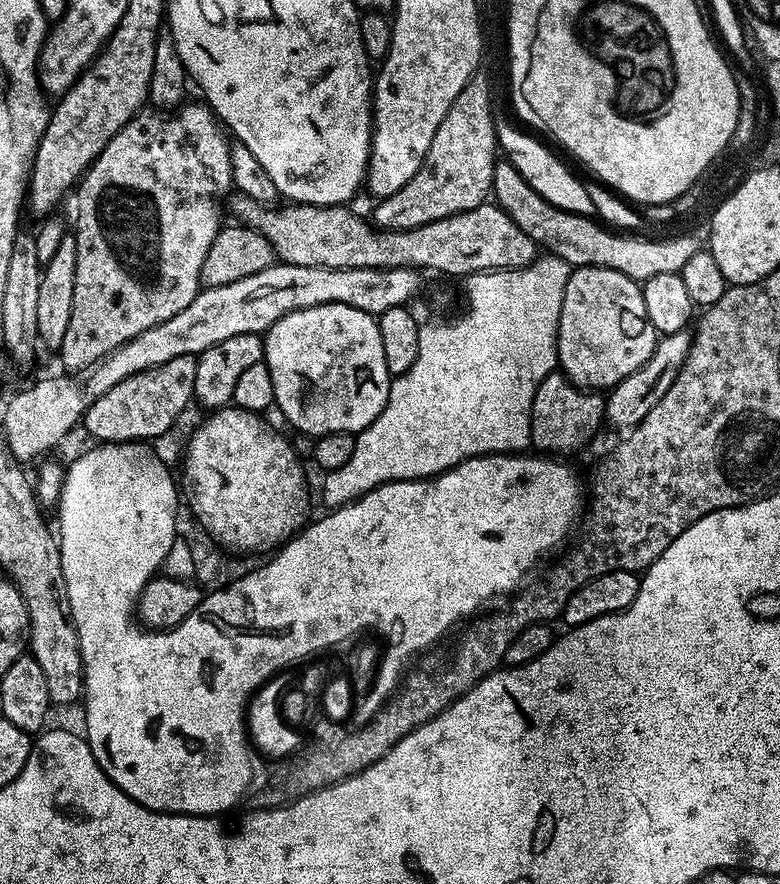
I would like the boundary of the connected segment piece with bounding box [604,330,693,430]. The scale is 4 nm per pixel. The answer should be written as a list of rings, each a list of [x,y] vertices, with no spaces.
[[[688,330],[675,332],[669,336],[661,335],[657,339],[651,358],[641,368],[634,370],[634,374],[622,378],[622,382],[607,393],[604,402],[605,421],[609,425],[612,423],[616,428],[624,428],[623,430],[631,430],[640,424],[642,418],[646,418],[646,414],[650,414],[650,410],[658,406],[662,394],[666,394],[670,386],[674,386],[674,378],[678,378],[688,357],[692,338],[693,333]]]

